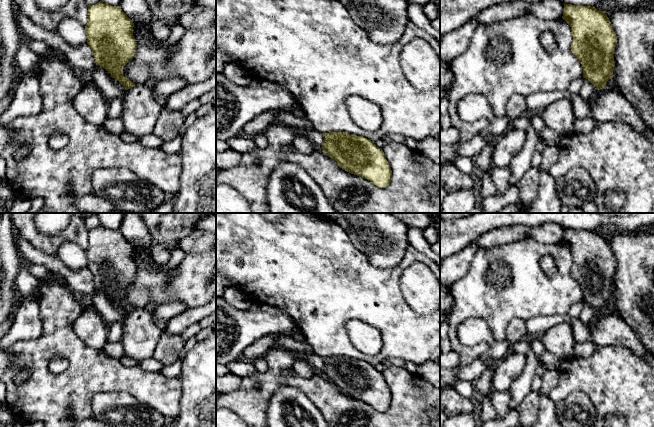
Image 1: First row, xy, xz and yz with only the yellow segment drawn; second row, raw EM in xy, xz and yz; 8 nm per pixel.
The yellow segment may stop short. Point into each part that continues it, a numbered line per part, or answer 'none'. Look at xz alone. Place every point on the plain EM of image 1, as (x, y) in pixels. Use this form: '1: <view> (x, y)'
none

